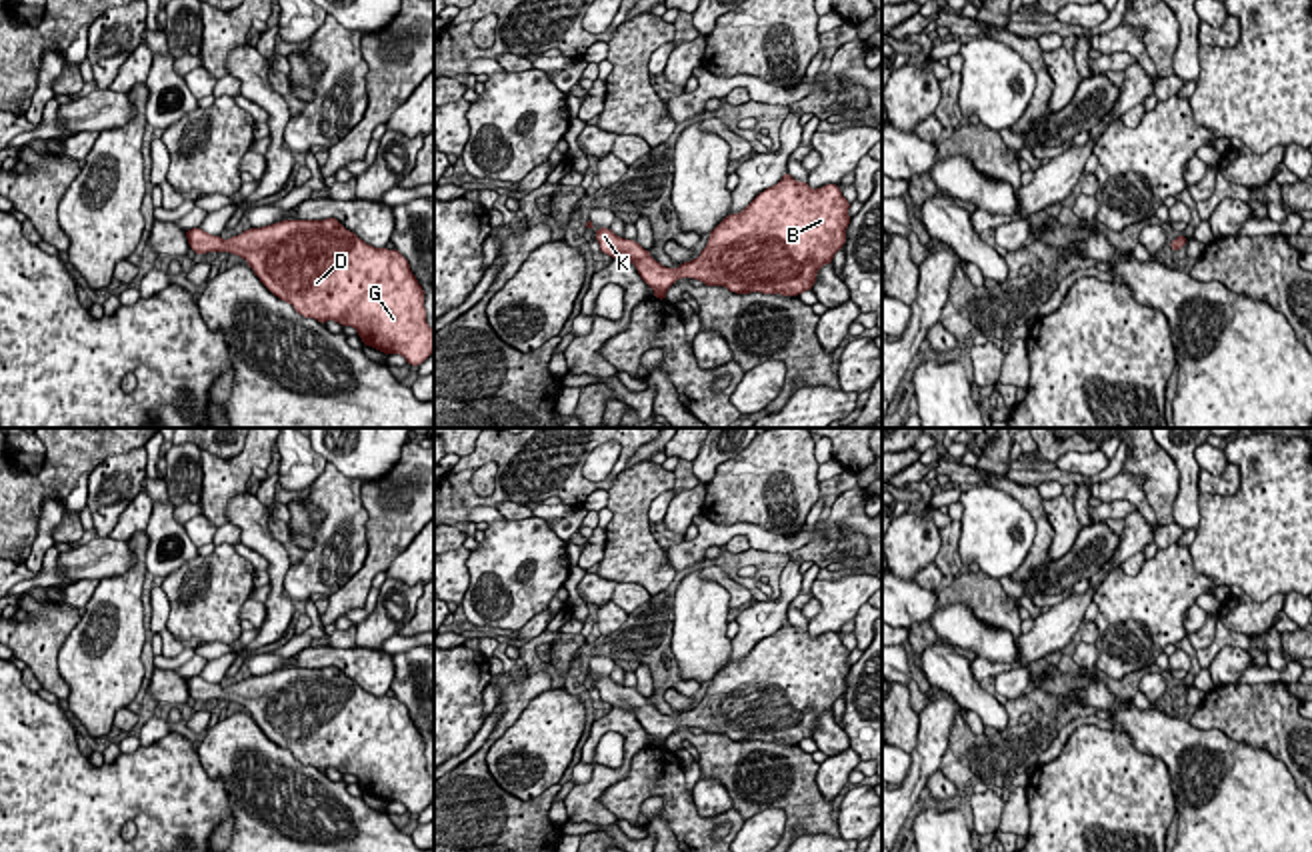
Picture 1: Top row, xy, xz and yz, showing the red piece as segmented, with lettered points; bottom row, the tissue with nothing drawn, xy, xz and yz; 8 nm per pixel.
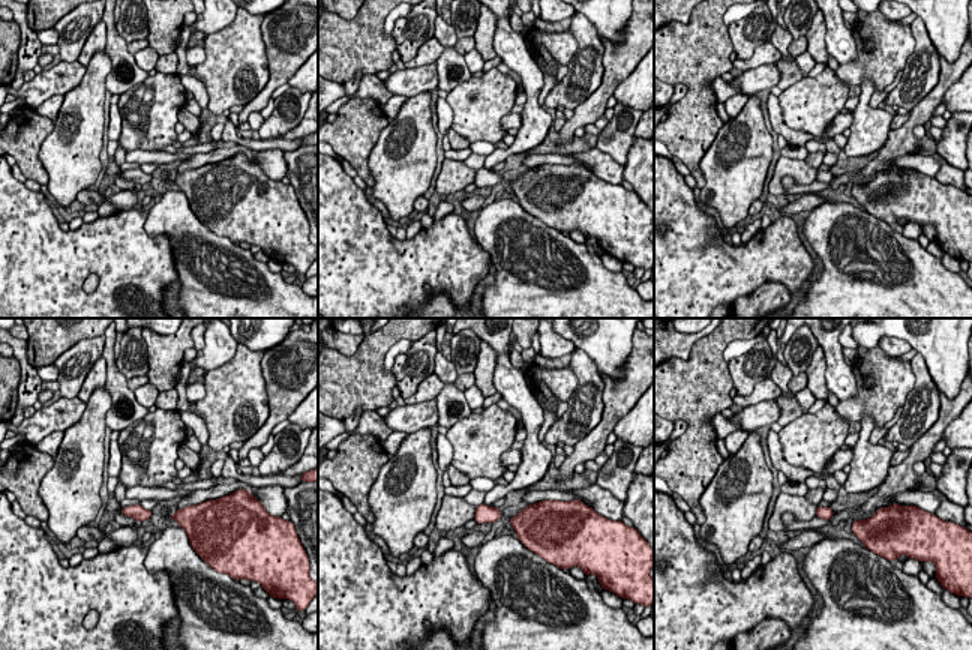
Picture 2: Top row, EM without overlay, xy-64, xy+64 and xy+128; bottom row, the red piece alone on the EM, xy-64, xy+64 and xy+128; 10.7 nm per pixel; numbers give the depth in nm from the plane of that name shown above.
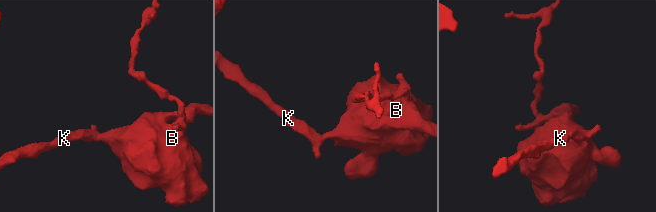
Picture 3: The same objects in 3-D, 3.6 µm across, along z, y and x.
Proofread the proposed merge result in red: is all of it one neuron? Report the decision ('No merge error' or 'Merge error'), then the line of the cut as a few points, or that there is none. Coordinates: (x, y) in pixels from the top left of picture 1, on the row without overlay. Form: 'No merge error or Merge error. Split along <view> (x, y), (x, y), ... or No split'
No merge error. No split

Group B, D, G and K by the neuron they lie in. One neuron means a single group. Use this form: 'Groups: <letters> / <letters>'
Groups: B D G K

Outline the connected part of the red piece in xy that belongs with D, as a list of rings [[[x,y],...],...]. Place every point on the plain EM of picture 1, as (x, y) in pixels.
[[[336,666],[282,668],[244,678],[230,688],[192,676],[186,678],[186,686],[196,702],[230,700],[244,706],[260,730],[298,762],[320,772],[336,768],[354,774],[364,794],[402,802],[410,814],[420,814],[434,800],[434,778],[426,772],[426,744],[408,708],[396,696],[366,692]]]

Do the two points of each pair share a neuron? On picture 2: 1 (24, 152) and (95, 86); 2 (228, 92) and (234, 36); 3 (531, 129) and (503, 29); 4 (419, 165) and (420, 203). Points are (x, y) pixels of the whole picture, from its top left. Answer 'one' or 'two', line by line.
1: two
2: one
3: one
4: two

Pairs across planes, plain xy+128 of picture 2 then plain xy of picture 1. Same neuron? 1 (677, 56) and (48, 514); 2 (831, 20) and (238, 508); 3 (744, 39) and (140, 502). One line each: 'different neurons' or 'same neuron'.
1: different neurons
2: same neuron
3: different neurons

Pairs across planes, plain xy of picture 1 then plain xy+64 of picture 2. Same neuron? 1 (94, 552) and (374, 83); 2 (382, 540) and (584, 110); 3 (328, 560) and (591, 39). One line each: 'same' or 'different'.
1: different
2: same
3: same

